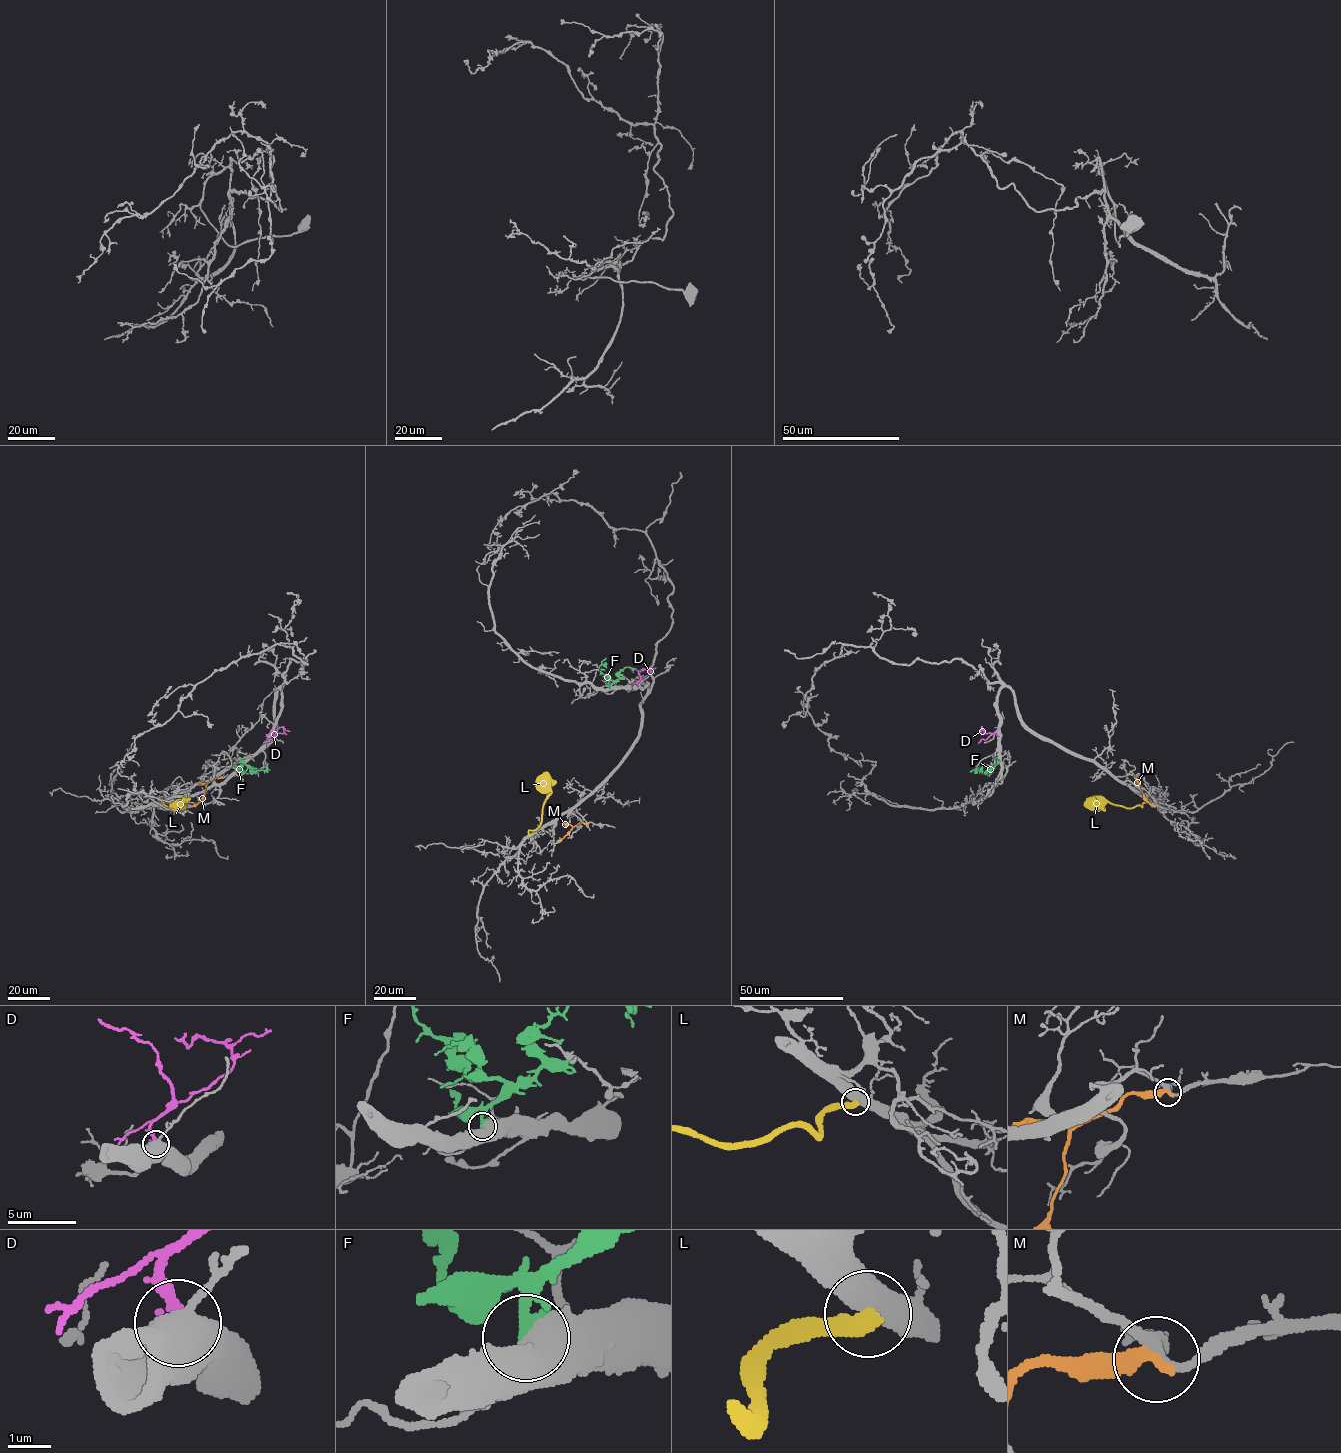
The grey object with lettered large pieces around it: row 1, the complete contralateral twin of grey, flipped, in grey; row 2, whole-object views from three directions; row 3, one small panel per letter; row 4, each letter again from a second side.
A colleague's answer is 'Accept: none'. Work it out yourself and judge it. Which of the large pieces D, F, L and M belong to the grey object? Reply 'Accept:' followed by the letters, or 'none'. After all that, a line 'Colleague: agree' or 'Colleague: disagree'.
Accept: none
Colleague: agree

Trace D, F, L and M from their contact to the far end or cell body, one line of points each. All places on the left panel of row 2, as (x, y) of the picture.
D: (272, 729), (273, 733), (283, 733), (284, 729), (281, 727), (275, 733)
F: (244, 761), (245, 771), (239, 766), (233, 767), (240, 771)
L: (163, 801), (165, 805), (175, 808), (182, 800), (179, 806)
M: (221, 777), (209, 782), (203, 798), (190, 806)

